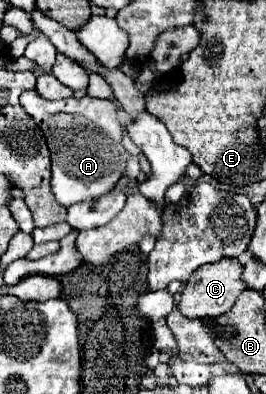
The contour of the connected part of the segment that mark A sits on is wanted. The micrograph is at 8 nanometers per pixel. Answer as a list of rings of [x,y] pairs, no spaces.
[[[34,90],[20,96],[22,106],[46,134],[46,142],[52,152],[52,192],[62,206],[98,198],[110,192],[124,176],[128,152],[122,146],[122,126],[116,116],[116,104],[112,100],[100,100],[84,96],[82,100],[44,100]]]

